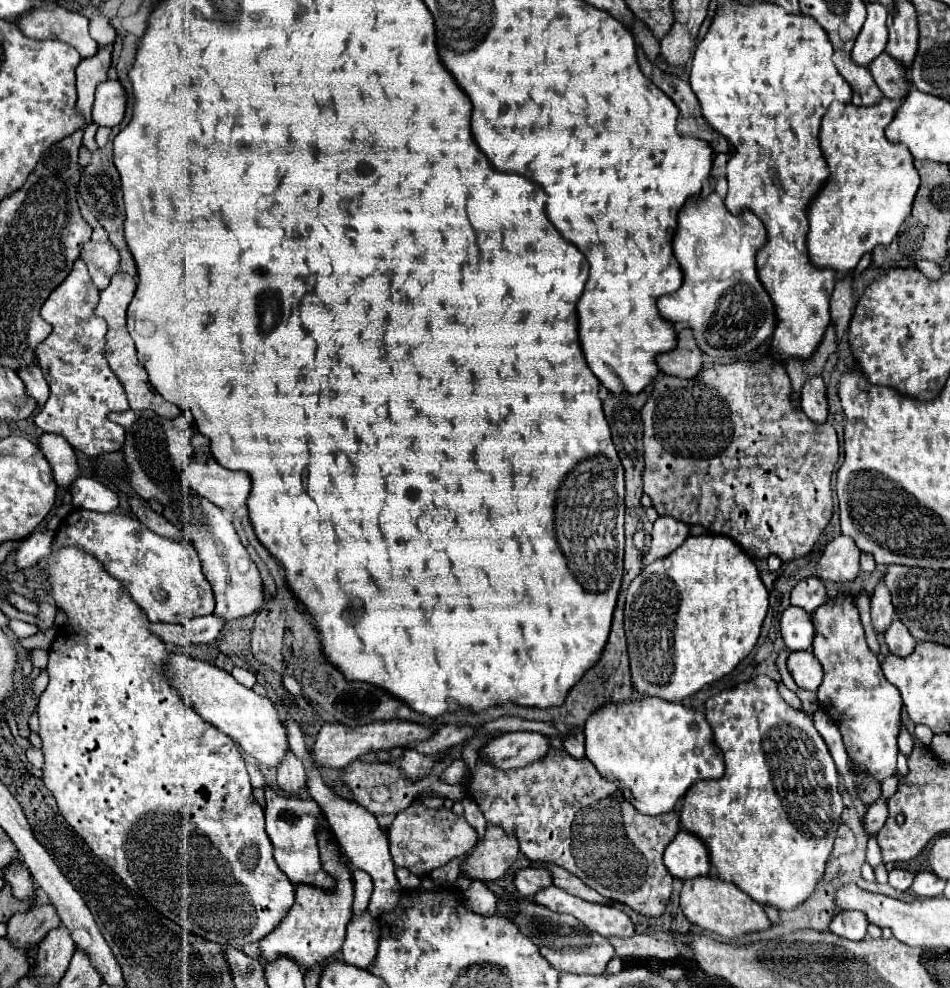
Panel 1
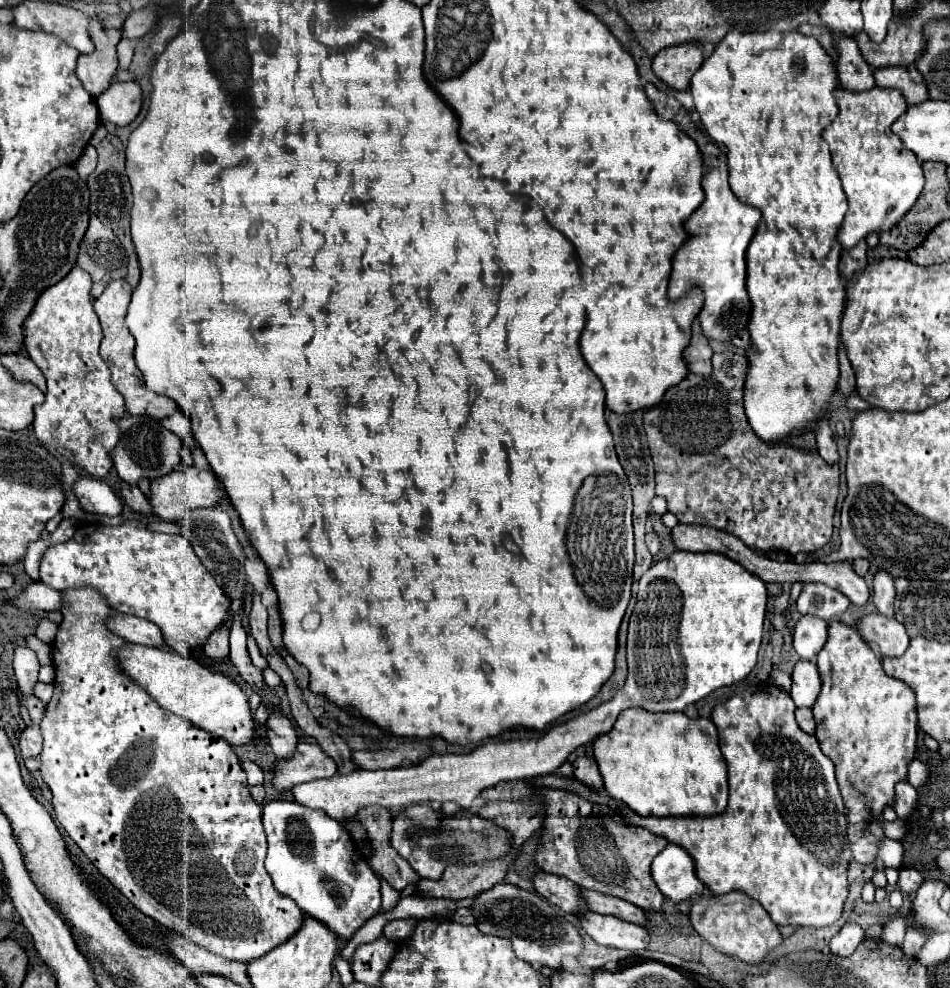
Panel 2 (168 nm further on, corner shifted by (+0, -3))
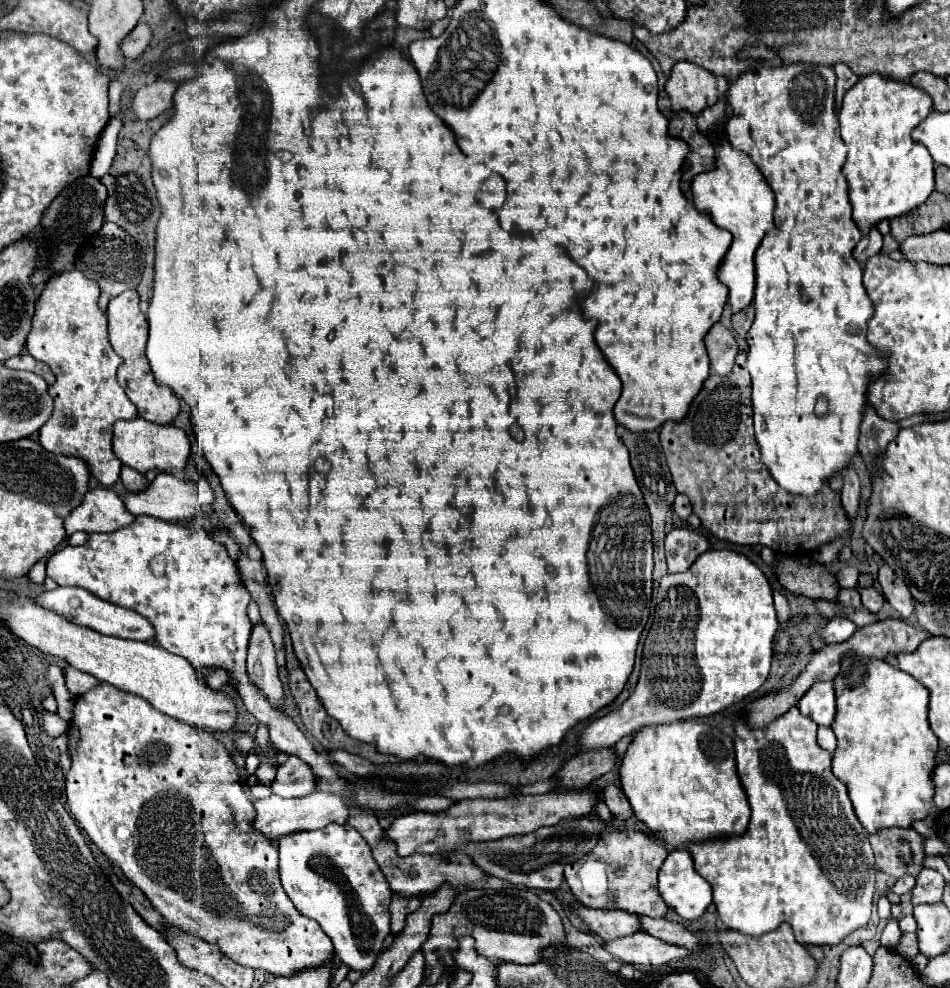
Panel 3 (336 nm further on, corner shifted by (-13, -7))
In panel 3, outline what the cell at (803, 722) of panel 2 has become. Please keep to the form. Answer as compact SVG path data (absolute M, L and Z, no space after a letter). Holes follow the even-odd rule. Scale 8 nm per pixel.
M818 727L818 745L830 753L834 753L836 749L836 737L834 737L834 731L830 727Z

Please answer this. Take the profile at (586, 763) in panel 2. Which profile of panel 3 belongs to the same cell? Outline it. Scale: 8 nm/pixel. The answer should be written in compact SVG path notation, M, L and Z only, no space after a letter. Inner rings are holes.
M608 783L604 789L602 789L602 797L604 797L604 803L608 805L608 809L622 817L622 819L628 819L632 815L632 807L628 805L628 799L624 797L622 789L616 785L616 783Z

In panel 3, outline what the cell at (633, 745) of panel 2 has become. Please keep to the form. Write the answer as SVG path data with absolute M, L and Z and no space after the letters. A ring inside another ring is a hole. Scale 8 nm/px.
M684 721L638 729L620 761L620 785L634 815L644 821L656 837L664 839L672 847L684 847L692 841L706 841L730 833L738 835L744 833L750 821L746 793L736 775L732 739L706 723Z

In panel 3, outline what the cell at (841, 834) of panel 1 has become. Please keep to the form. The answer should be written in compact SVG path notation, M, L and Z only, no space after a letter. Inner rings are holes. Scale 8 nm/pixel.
M880 829L880 833L868 837L876 867L892 877L906 873L918 875L922 871L922 837L914 829Z

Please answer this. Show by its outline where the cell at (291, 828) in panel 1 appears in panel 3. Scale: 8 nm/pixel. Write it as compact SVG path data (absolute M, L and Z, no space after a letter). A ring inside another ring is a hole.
M326 825L324 829L292 833L292 837L282 837L278 841L278 849L280 881L294 907L322 927L322 931L332 939L336 957L342 963L350 965L356 971L368 971L374 965L378 953L382 951L386 935L390 933L388 905L392 891L388 891L388 881L380 873L380 867L376 865L364 837L360 837L360 833L350 825Z

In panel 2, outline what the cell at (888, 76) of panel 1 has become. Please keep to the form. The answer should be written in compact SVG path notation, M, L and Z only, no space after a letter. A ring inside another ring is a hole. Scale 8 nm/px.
M915 65L909 67L885 67L877 69L875 73L875 83L879 87L891 87L899 89L909 105L917 105L929 99L929 89L927 83L923 81L923 75L915 69Z

